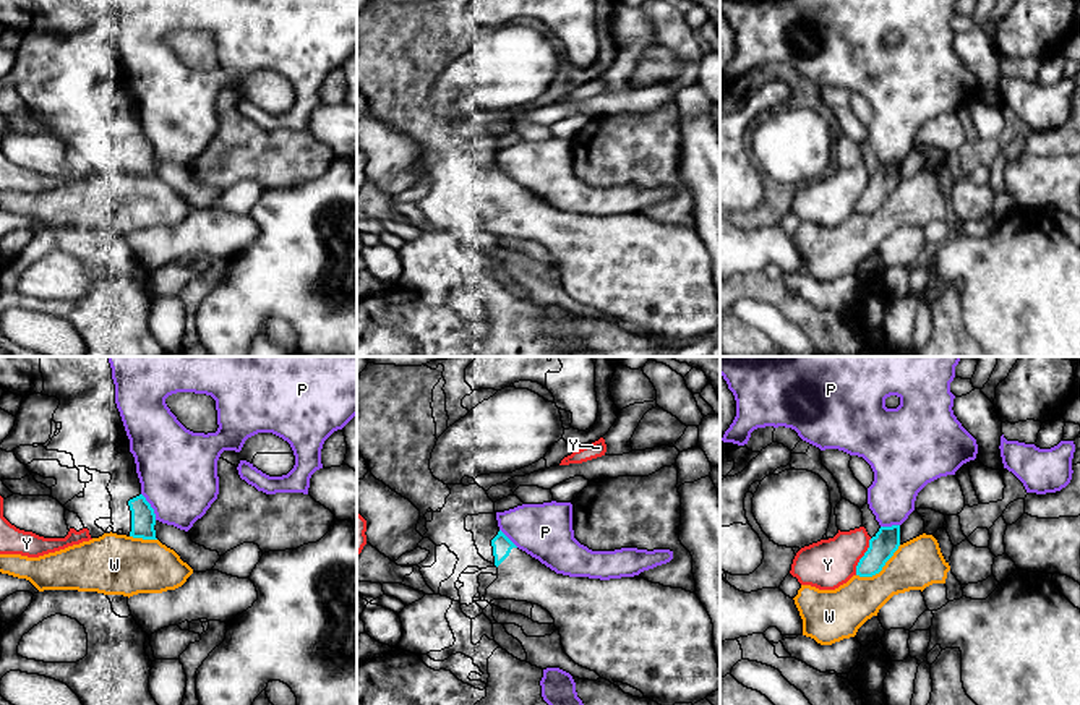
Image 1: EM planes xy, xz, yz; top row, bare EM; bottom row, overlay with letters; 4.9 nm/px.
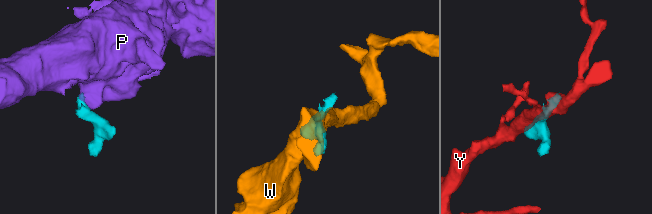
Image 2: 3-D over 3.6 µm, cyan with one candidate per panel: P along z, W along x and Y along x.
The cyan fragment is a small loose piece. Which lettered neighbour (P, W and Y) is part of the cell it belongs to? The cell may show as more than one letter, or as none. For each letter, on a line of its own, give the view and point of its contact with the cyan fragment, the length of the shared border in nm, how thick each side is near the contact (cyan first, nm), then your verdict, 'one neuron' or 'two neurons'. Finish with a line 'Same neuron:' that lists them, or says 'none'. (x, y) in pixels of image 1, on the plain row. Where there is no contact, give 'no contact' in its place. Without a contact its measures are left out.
P: xy (150, 143) | 150 nm | 130/400 nm | two neurons
W: yz (881, 206) | 280 nm | 130/240 nm | two neurons
Y: yz (863, 193) | 200 nm | 130/240 nm | two neurons
Same neuron: none

